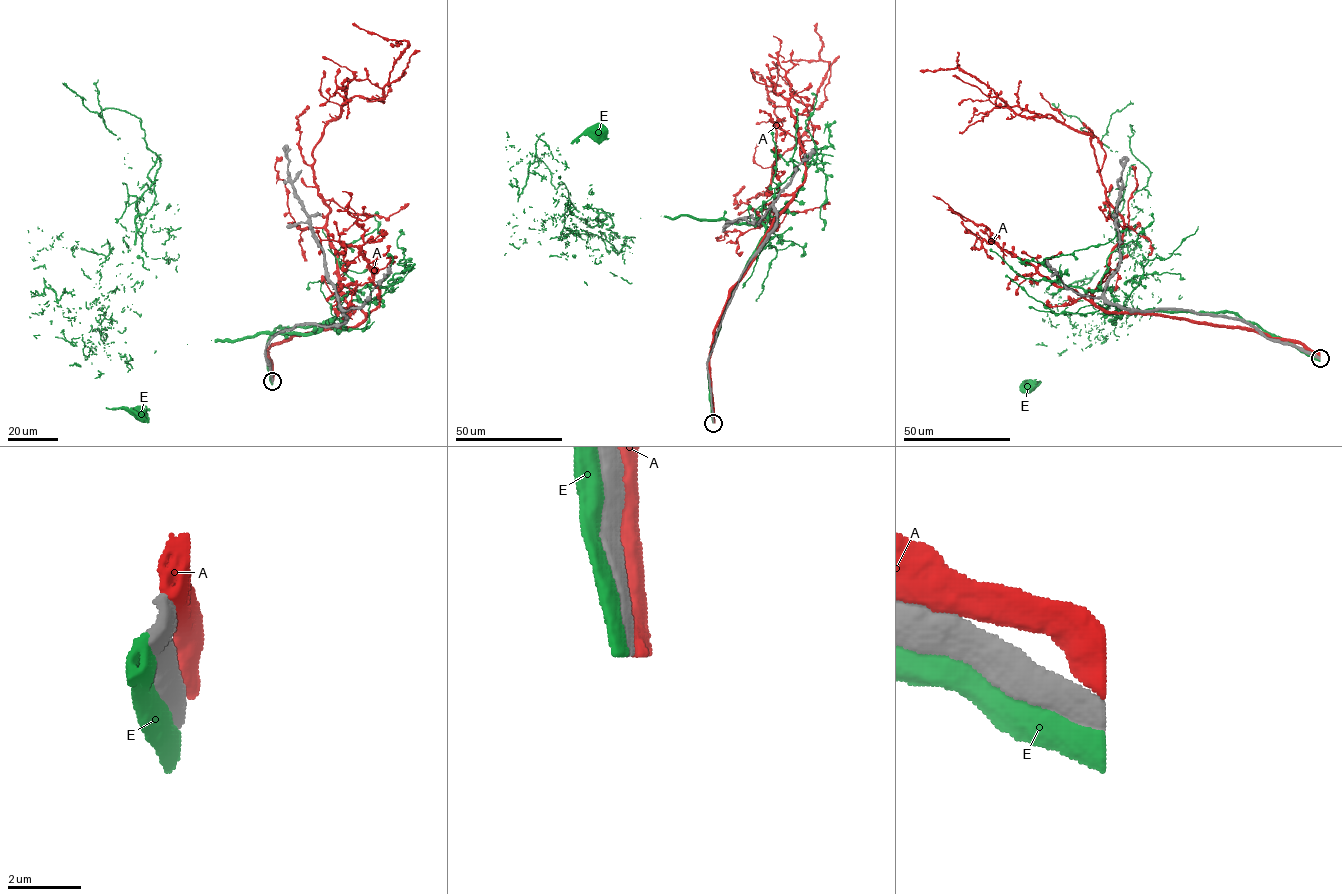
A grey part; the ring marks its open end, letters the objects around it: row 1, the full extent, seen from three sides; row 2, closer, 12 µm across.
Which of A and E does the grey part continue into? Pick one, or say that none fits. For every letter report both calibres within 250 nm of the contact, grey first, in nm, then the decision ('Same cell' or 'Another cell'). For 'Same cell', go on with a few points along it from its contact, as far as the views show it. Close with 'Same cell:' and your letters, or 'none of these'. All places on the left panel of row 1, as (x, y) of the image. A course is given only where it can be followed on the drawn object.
A: Thickness 700 nm (grey) against 550 nm. Another cell
E: Thickness 550 nm (grey) against 480 nm. Another cell
Same cell: none of these

